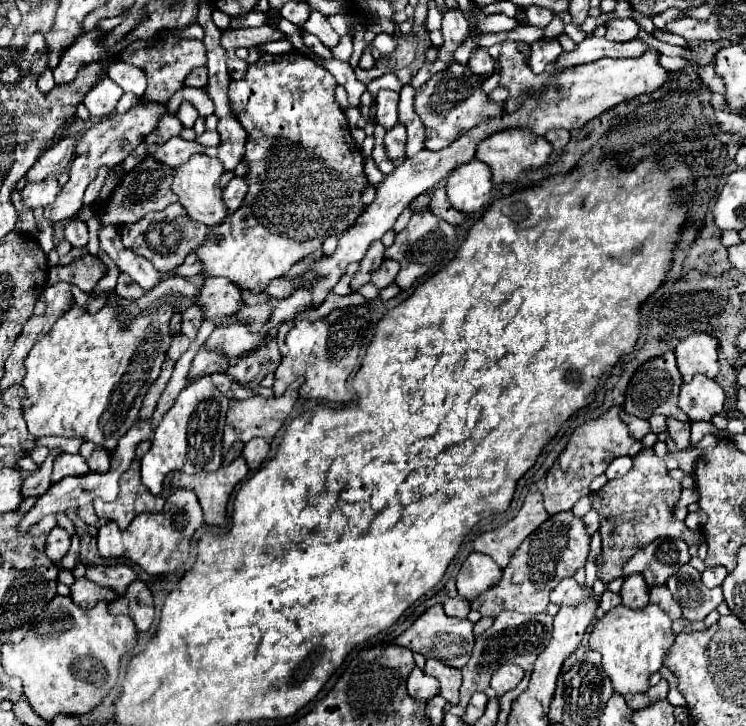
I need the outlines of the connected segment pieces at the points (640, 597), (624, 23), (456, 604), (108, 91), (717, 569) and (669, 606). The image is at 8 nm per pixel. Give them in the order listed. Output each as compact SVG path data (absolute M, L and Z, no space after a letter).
M642 574L626 576L620 596L622 596L622 602L630 608L644 608L648 604L648 584L642 578Z
M616 18L616 20L610 20L606 24L606 38L614 40L614 42L628 42L628 40L634 40L640 26L634 18Z
M456 596L456 598L450 598L444 602L444 612L448 616L456 616L456 618L466 618L468 612L470 612L470 602Z
M100 78L90 90L88 94L84 96L84 104L86 108L90 110L92 116L98 116L98 118L106 118L110 114L114 114L114 108L116 108L116 102L120 100L120 94L118 94L118 86L110 80L110 78Z
M712 566L712 568L706 568L704 572L702 572L702 582L708 586L708 588L714 588L714 586L720 586L722 582L724 582L724 578L726 578L726 568L722 568L722 566Z
M652 586L650 588L650 602L662 606L670 614L670 618L674 618L674 620L678 620L682 616L680 606L674 602L674 598L666 586Z

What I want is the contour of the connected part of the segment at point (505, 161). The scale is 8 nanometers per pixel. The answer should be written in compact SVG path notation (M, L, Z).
M504 130L492 134L490 138L486 138L486 142L480 142L476 150L476 158L490 166L494 184L516 182L520 174L544 166L550 154L552 154L552 144L546 138L534 138L534 134L528 134L528 130Z

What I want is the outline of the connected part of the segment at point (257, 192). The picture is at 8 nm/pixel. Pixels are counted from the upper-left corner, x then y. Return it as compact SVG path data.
M264 53L256 64L250 64L248 70L244 72L244 76L240 80L230 80L228 86L228 98L230 98L230 108L232 114L238 118L238 122L244 126L248 138L246 138L246 152L242 162L248 164L248 172L246 172L246 182L248 182L248 192L246 198L242 202L242 206L234 212L234 216L226 218L222 224L214 226L206 238L206 242L196 250L196 256L204 262L204 276L224 276L228 280L232 280L234 284L242 286L242 290L252 290L252 292L264 292L270 284L270 280L274 278L282 278L284 274L288 274L288 270L304 260L306 256L310 256L312 252L316 252L318 248L322 248L324 240L328 236L340 236L342 232L346 232L348 228L352 228L356 224L356 220L360 218L360 214L364 212L366 204L362 204L362 192L368 186L368 178L364 174L364 156L360 146L354 146L354 140L350 136L350 126L348 120L344 116L344 112L340 110L338 102L334 100L334 88L336 88L336 80L334 76L320 68L312 58L304 56L304 54L294 54L294 58L287 58L288 55L274 55Z

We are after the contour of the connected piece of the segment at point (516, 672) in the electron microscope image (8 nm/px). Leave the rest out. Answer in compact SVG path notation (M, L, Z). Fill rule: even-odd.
M506 664L506 666L500 666L498 672L492 676L490 680L490 686L498 692L498 696L506 694L508 690L512 690L520 680L524 678L524 670L516 664Z

